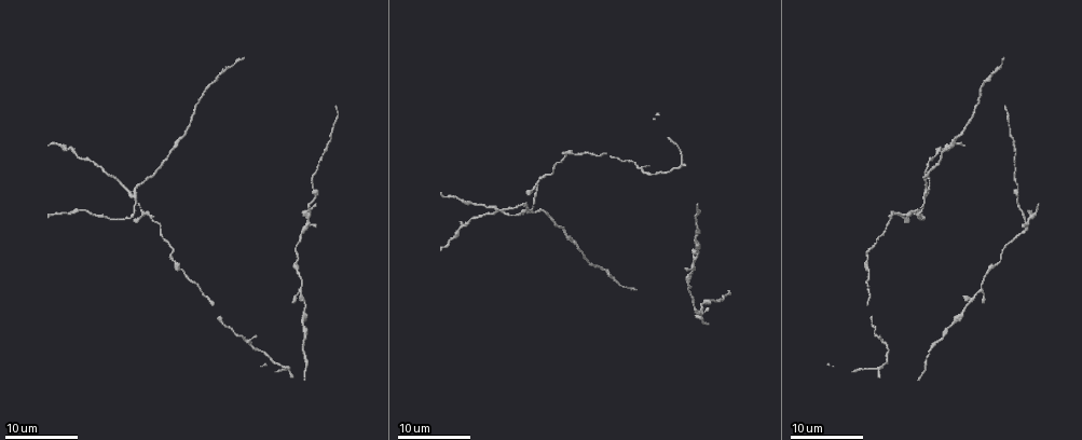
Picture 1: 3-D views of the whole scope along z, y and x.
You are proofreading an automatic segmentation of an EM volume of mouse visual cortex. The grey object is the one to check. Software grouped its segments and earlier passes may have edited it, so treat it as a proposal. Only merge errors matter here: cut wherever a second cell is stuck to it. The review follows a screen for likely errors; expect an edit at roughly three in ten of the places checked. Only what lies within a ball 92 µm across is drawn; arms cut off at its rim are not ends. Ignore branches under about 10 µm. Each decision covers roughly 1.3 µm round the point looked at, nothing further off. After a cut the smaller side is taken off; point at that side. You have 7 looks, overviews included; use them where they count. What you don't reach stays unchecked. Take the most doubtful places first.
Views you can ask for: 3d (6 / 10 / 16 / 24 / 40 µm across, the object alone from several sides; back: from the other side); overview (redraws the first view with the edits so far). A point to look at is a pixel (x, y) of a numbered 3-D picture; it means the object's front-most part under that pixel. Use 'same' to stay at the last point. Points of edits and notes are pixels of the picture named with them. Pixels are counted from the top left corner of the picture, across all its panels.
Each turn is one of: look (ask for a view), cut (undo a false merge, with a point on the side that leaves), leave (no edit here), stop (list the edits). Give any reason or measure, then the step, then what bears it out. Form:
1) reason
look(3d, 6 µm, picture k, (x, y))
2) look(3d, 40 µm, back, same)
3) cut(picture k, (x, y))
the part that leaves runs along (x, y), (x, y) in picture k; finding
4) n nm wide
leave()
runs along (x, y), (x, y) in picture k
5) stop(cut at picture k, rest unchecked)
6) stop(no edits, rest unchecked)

three arms meet
look(3d, 24 µm, picture 1, (136, 204))

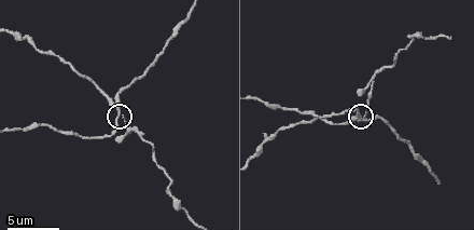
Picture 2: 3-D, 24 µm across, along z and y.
zoom in
look(3d, 6 µm, picture 2, (118, 114))

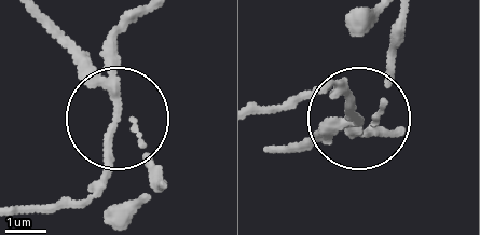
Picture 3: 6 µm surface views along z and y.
cut(picture 3, (114, 26))
two cells meet here

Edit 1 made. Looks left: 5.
see it whole again
look(overview)

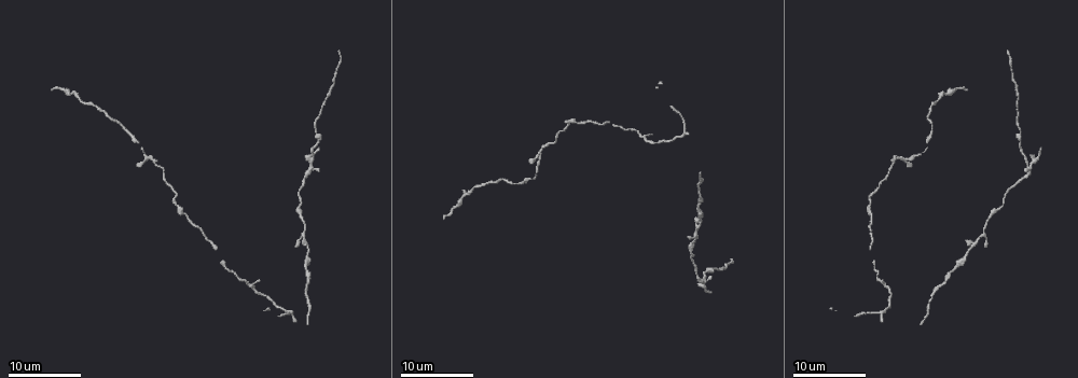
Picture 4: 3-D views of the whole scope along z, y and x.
four-way junction
look(3d, 16 µm, picture 4, (311, 167))

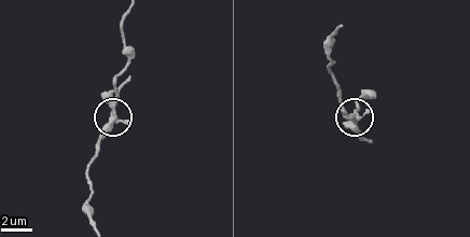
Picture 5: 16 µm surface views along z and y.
look(3d, 10 µm, picture 5, (113, 114))

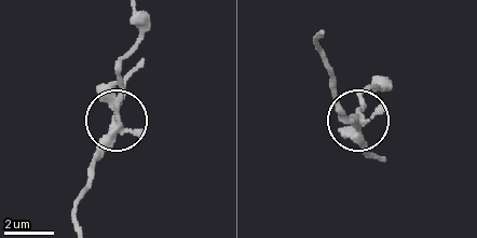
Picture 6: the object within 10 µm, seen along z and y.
look(3d, 10 µm, back, picture 6, (119, 121))

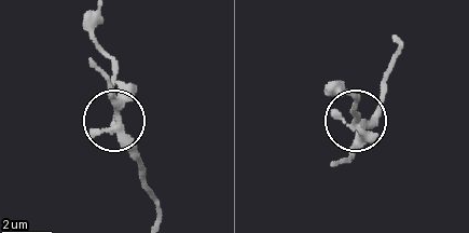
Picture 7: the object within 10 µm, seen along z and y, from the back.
4 arms
cut(picture 7, (353, 112))
a second cell is stuck on

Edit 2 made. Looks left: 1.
stop(cut at picture 3, cut at picture 7, rest unchecked)

